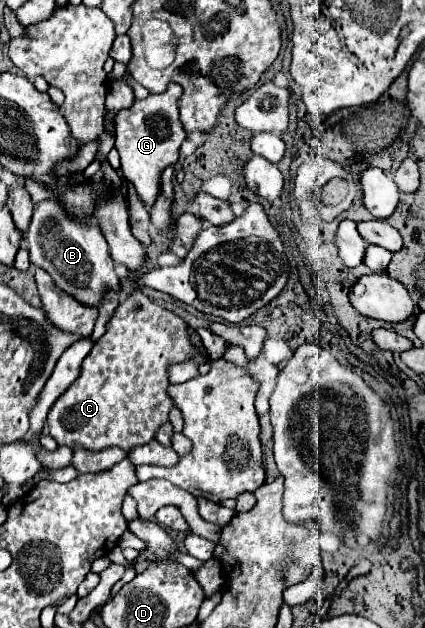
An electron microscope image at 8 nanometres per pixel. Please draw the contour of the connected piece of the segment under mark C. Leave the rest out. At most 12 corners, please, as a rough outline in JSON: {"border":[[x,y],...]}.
{"border":[[134,291],[48,413],[70,449],[126,453],[174,407],[168,365],[204,361]]}

